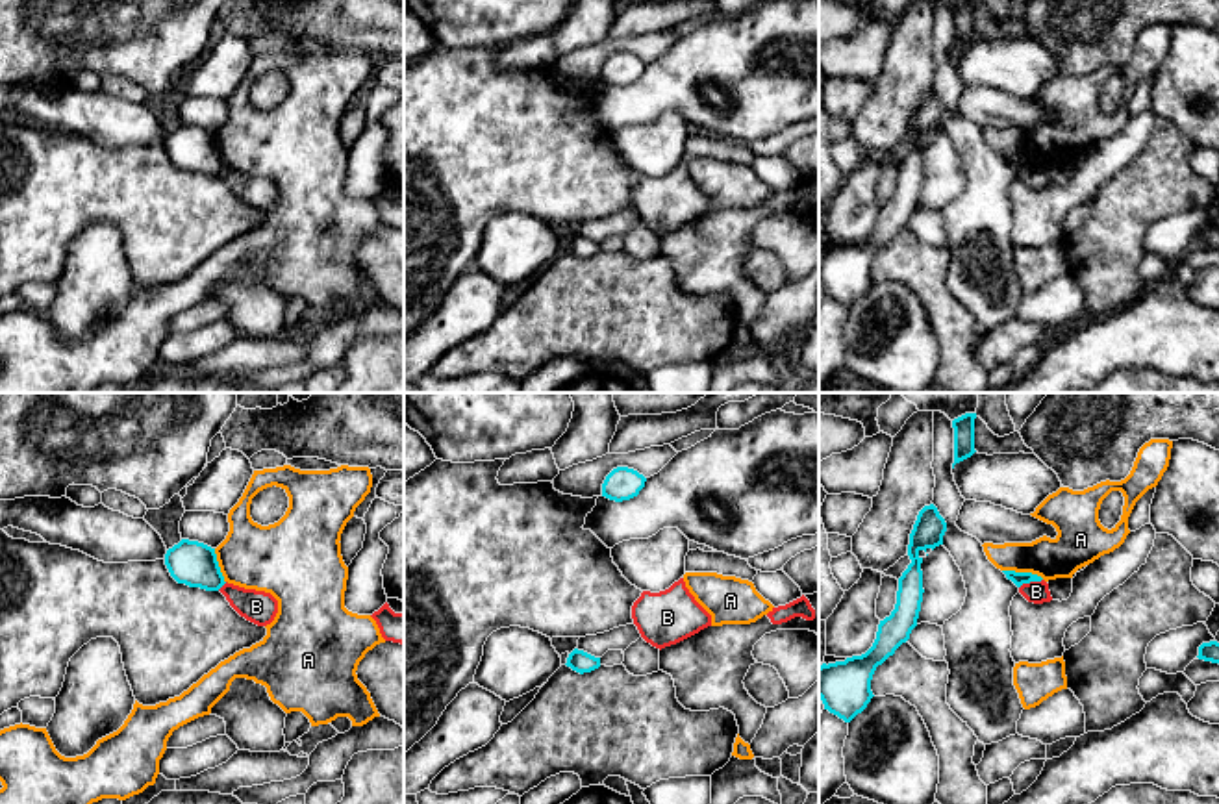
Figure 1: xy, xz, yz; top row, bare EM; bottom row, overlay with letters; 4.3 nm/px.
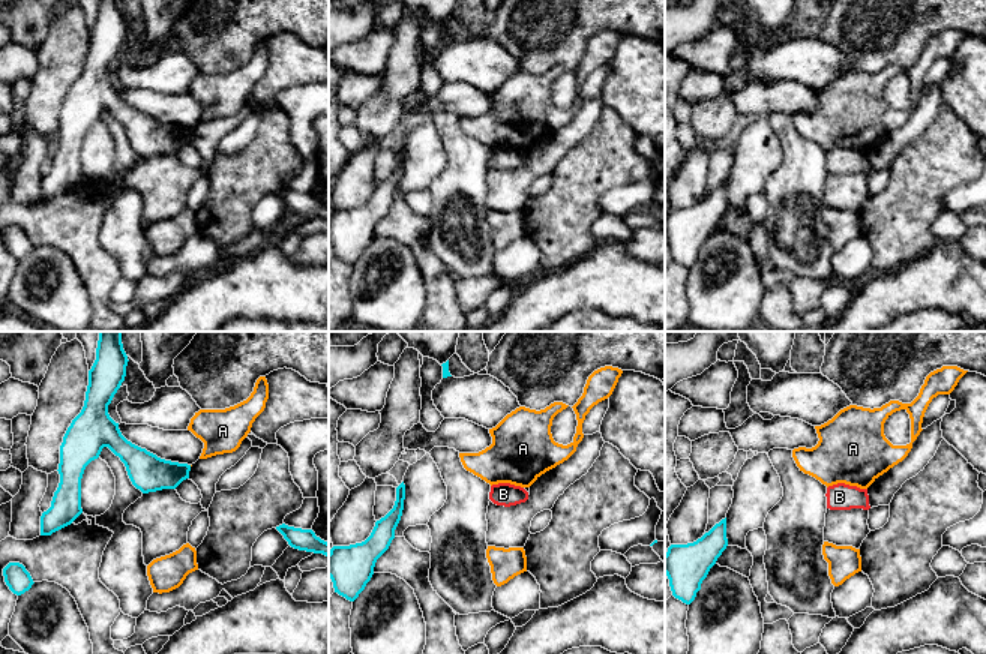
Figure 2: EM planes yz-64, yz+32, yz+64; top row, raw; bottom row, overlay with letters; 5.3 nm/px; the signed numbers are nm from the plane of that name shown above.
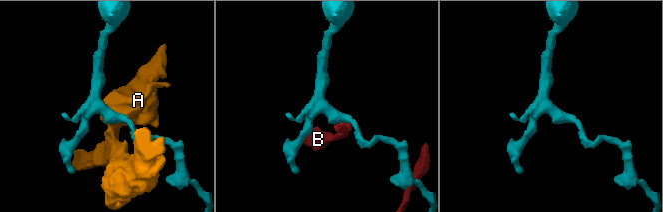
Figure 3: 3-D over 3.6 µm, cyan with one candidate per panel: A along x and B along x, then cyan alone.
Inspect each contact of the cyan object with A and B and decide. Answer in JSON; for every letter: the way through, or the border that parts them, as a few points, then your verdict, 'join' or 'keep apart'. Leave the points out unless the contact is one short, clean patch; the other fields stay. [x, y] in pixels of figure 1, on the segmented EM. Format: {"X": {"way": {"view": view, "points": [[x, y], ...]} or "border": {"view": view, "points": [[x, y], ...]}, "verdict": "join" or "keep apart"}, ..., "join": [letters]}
{"A": {"border": {"view": "yz", "points": [[1003, 569], [1040, 575], [1043, 578]]}, "verdict": "keep apart"}, "B": {"verdict": "keep apart"}, "join": []}

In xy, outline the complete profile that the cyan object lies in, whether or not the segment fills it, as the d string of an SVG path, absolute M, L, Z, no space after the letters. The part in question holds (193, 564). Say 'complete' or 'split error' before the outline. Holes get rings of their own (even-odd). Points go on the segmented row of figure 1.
complete | M182 539L167 550L165 565L178 584L200 587L206 591L219 591L226 582L220 572L215 548Z

